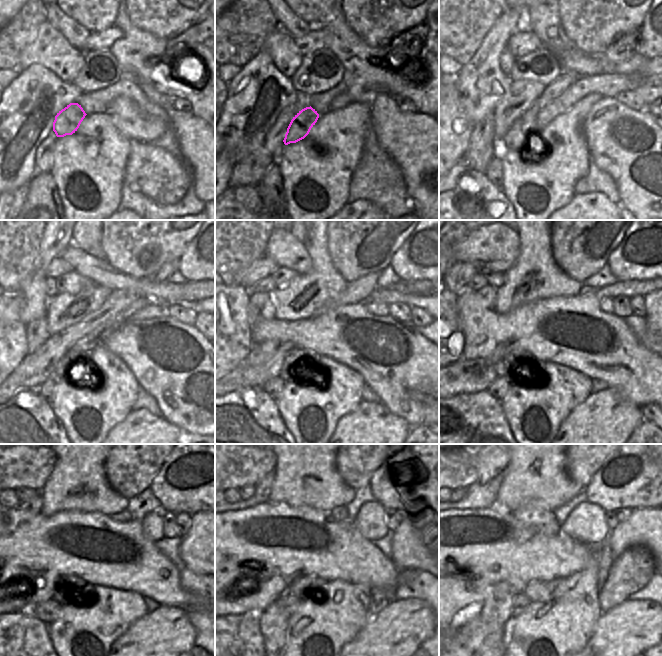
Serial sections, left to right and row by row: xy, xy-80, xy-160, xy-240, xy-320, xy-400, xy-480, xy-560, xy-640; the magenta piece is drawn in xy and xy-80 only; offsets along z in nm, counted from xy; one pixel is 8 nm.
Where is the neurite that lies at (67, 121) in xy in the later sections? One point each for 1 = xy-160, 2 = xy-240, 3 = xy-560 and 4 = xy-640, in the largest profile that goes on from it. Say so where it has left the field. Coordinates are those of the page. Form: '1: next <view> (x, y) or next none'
1: next xy-160 (521, 131)
2: next xy-240 (73, 360)
3: next xy-560 (300, 585)
4: next xy-640 (545, 589)

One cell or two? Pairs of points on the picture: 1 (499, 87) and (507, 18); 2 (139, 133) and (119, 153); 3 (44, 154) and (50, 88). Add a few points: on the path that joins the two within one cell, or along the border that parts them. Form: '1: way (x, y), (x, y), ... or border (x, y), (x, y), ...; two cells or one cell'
1: way (495, 70), (493, 67), (493, 43), (498, 35); one cell
2: border (113, 124), (131, 140); two cells
3: border (52, 130), (39, 144), (35, 152), (35, 158); two cells

